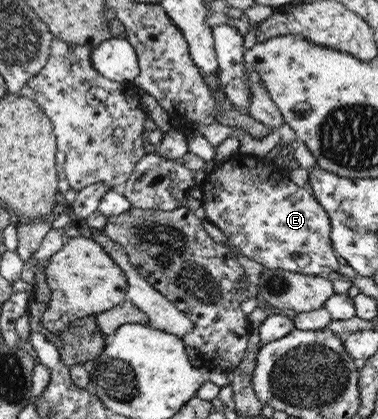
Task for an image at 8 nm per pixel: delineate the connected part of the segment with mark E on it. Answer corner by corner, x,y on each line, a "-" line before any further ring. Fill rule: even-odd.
231,154
206,173
198,186
202,192
200,203
205,219
226,236
228,243
238,249
238,253
262,265
263,268
330,278
328,273
337,271
339,264
329,238
329,218
314,200
308,187
294,185
287,172
261,158
248,154

